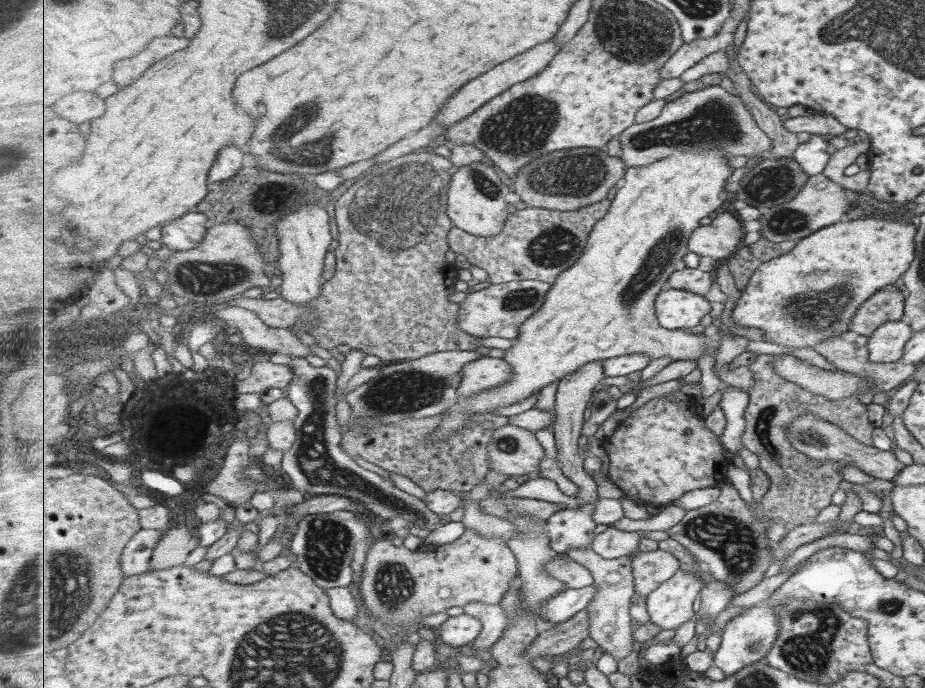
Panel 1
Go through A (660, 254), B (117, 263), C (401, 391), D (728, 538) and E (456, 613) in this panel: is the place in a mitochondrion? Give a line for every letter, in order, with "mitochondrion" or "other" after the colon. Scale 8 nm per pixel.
A: mitochondrion
B: other
C: mitochondrion
D: mitochondrion
E: other

